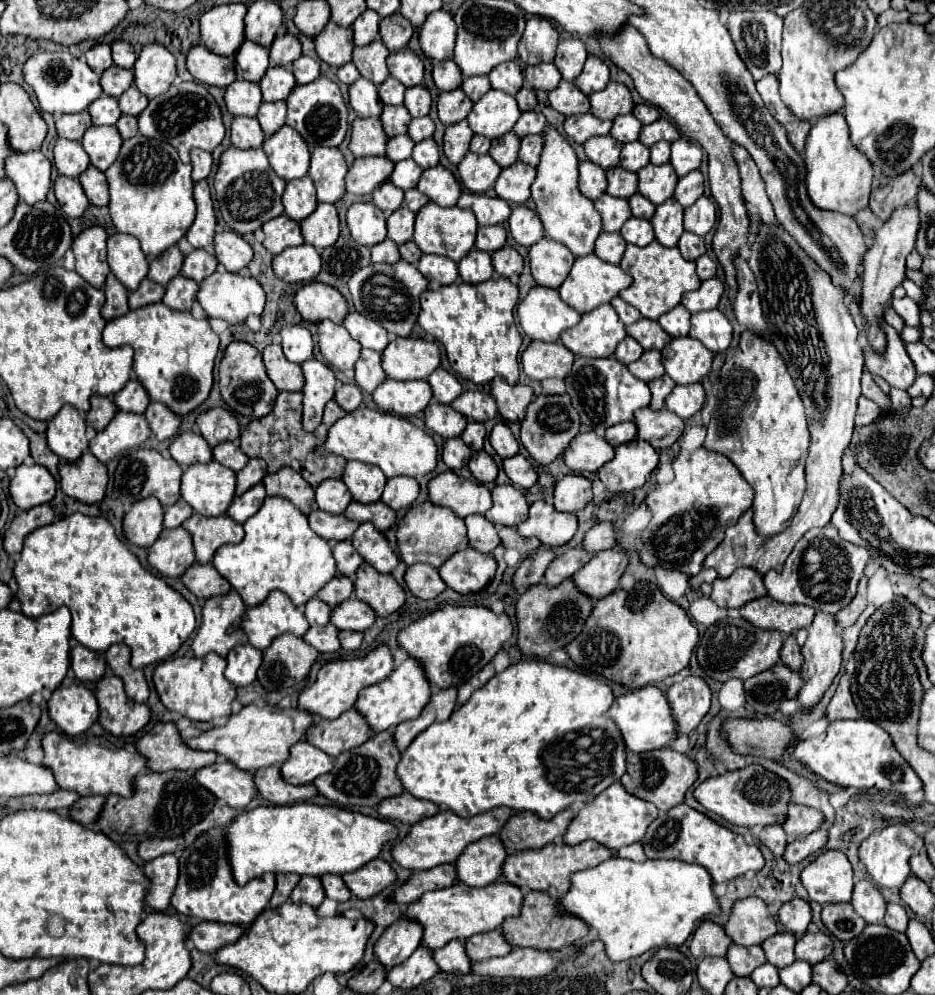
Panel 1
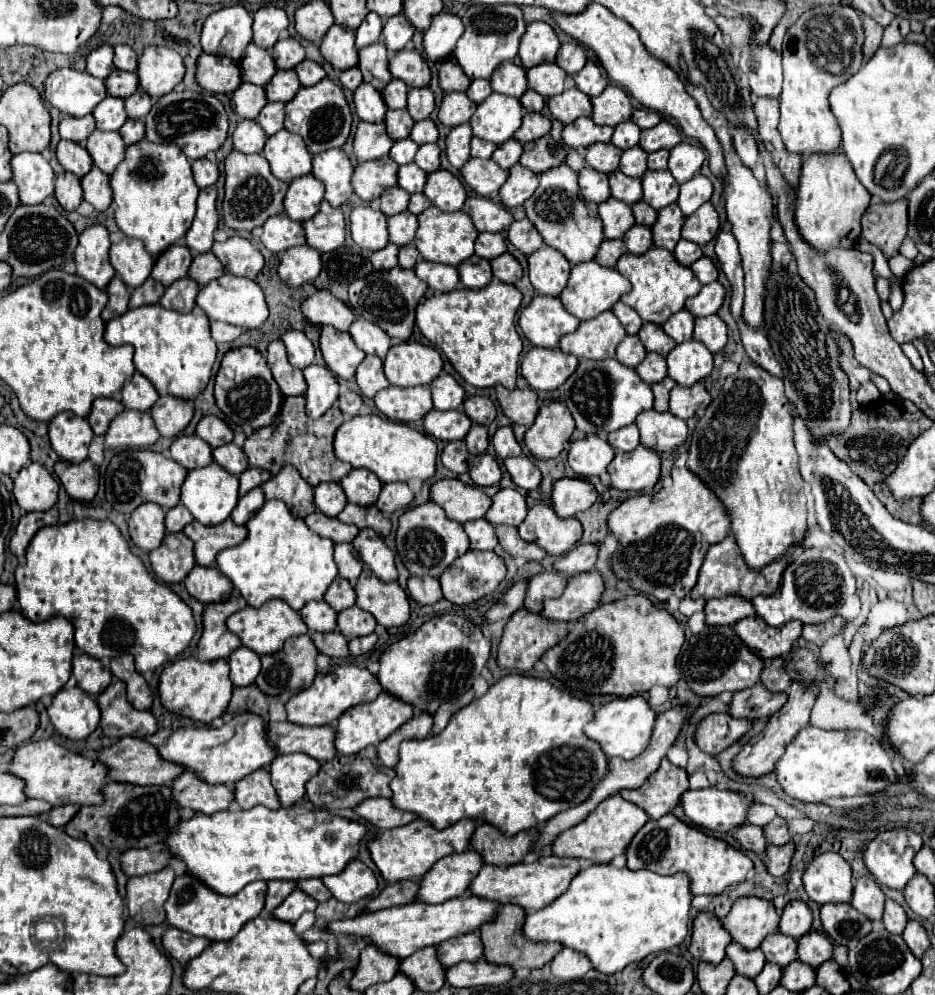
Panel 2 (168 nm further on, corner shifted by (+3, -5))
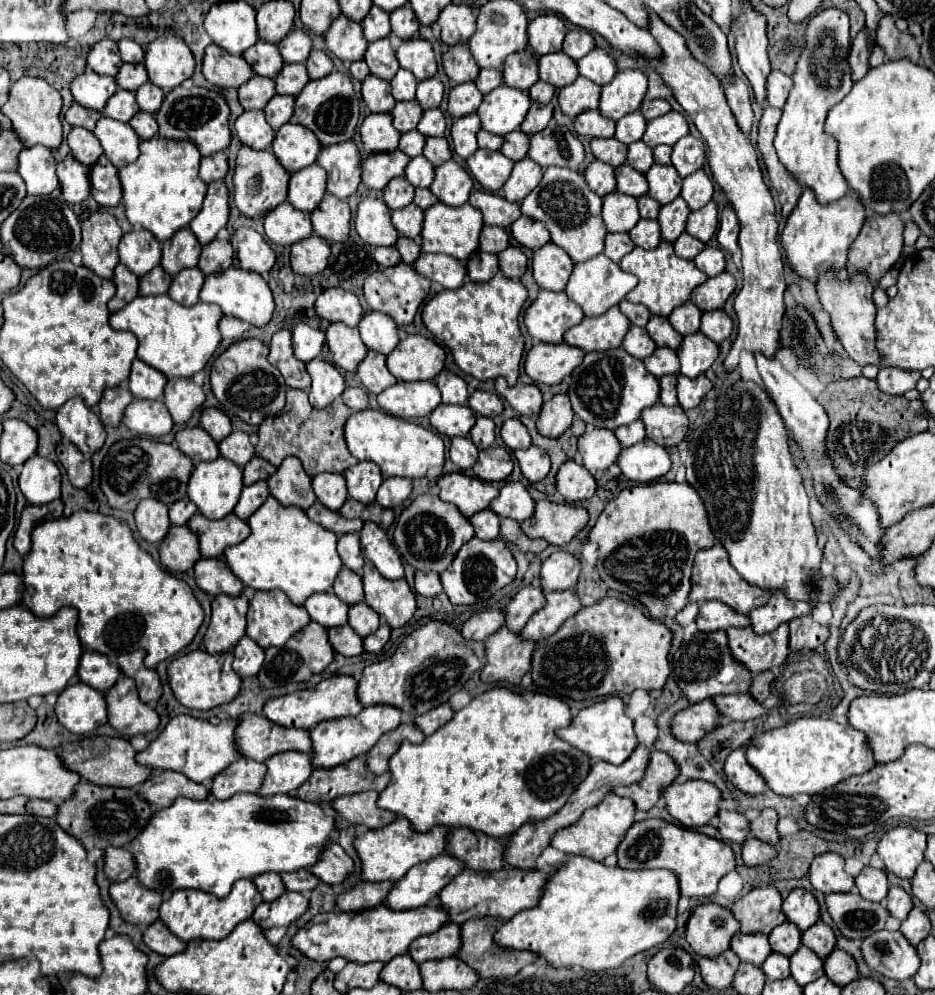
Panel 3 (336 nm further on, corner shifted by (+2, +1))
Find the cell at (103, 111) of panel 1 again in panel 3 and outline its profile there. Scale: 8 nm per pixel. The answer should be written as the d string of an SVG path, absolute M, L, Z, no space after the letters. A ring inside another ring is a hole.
M119 89L119 91L107 101L107 107L105 107L103 115L127 123L137 111L139 111L139 105L135 103L135 93L133 93L133 91Z

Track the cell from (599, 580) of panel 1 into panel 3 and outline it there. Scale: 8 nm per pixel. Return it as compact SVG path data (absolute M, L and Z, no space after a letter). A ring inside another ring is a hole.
M555 591L545 595L547 603L543 609L539 609L525 625L525 629L519 633L527 641L541 641L553 635L571 615L575 615L581 609L579 597L571 591Z

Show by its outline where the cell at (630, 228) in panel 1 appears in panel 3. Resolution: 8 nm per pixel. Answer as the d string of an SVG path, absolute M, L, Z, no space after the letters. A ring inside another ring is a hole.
M639 219L639 223L629 231L631 241L641 249L655 249L661 243L659 223L655 219Z

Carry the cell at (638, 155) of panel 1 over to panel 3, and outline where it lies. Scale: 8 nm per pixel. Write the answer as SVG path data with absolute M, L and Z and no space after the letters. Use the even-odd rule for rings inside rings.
M635 141L635 143L631 143L631 145L629 145L627 163L629 163L633 169L645 173L645 171L653 165L653 149L647 147L643 141Z

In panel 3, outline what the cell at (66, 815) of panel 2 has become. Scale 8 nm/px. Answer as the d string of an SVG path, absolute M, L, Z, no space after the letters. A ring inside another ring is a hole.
M29 799L25 805L27 813L39 815L39 817L55 817L57 813L57 803L53 801L41 801L41 799Z

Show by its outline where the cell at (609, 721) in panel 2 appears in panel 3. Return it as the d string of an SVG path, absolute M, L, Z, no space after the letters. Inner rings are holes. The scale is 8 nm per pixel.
M605 697L603 701L581 709L569 727L559 729L557 735L571 743L575 749L583 751L585 755L589 755L591 759L603 759L607 763L623 763L633 749L637 747L637 739L635 739L635 731L633 731L633 721L625 715L625 703L621 701L621 697Z

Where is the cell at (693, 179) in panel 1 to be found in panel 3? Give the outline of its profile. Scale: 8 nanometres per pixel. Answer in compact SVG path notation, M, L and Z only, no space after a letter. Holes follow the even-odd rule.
M699 169L693 175L683 179L681 197L687 201L691 211L707 205L711 201L711 195L713 195L713 181L705 175L703 169Z

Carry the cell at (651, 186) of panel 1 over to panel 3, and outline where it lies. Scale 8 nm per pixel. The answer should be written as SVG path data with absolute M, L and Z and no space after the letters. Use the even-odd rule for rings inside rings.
M653 165L647 173L645 173L647 181L649 181L649 195L653 199L657 199L661 205L671 203L679 193L681 193L681 177L675 171L673 165L665 167L665 165Z

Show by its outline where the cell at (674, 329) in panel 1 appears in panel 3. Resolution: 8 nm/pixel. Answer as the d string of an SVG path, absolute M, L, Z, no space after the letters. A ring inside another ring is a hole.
M687 301L683 305L679 305L671 315L669 315L669 323L681 333L681 335L691 335L695 331L699 331L701 327L701 309L695 307L695 303Z

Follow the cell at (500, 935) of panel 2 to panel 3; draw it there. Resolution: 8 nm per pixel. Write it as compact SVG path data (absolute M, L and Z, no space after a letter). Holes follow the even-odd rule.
M471 919L461 925L461 947L457 951L457 957L465 961L469 967L473 967L479 975L479 979L495 979L495 977L513 977L517 975L525 965L535 963L537 955L527 951L515 951L515 949L501 949L495 945L493 935L499 927L497 919Z

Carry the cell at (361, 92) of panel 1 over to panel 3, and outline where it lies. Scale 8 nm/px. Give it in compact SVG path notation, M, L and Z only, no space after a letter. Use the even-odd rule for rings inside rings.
M369 75L363 81L361 95L363 95L365 105L373 113L389 113L391 107L395 107L395 103L397 103L391 95L391 85L387 81L375 77L375 75Z

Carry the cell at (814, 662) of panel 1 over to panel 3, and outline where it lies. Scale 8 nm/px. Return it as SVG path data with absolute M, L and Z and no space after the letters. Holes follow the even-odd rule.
M739 747L735 749L727 761L725 761L725 767L723 767L725 775L727 775L727 781L733 783L739 791L743 791L745 795L763 795L767 785L763 781L763 777L747 765L747 759L745 759L745 749Z

